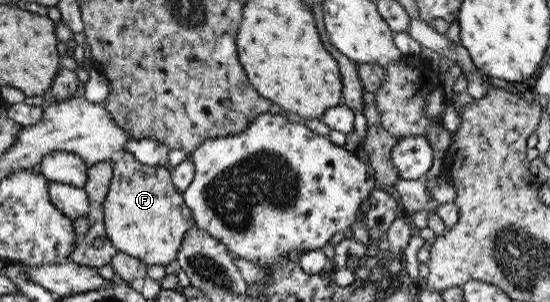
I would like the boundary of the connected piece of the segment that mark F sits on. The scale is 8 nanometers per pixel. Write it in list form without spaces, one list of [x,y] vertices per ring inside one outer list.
[[[128,152],[112,160],[112,176],[102,209],[102,223],[109,243],[117,252],[135,257],[145,265],[171,263],[185,232],[194,227],[191,211],[171,183],[169,167],[143,165]]]

